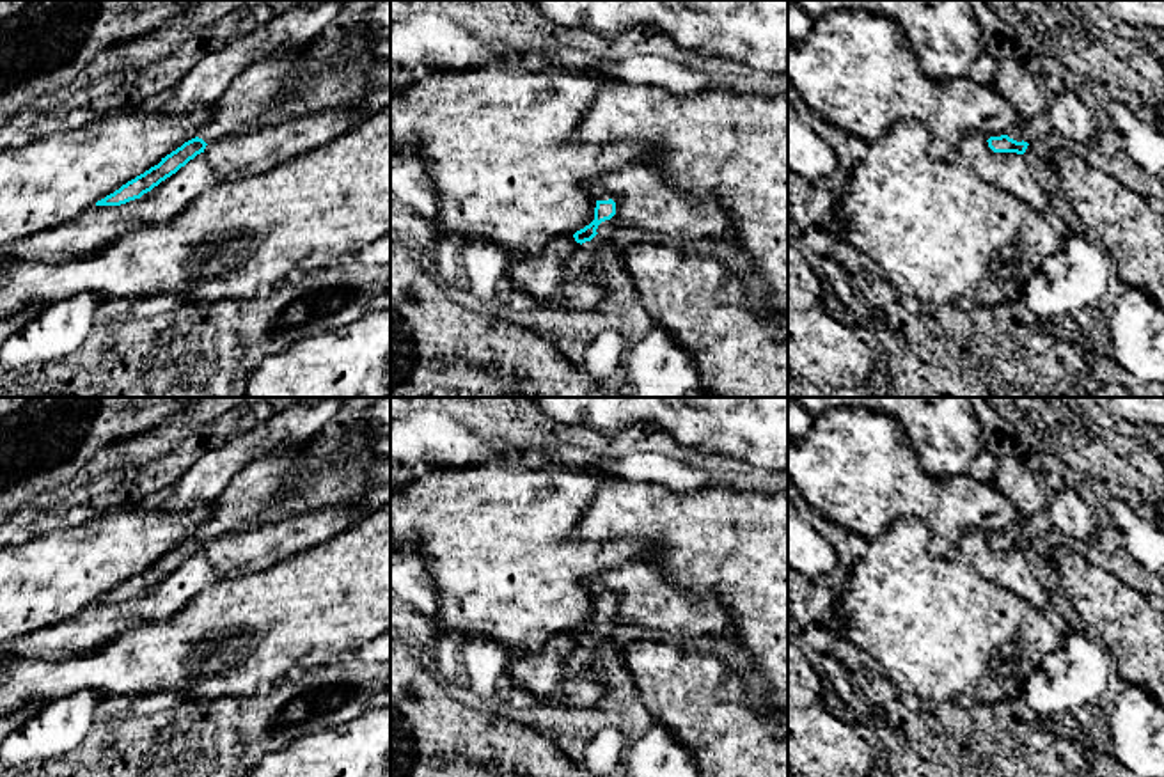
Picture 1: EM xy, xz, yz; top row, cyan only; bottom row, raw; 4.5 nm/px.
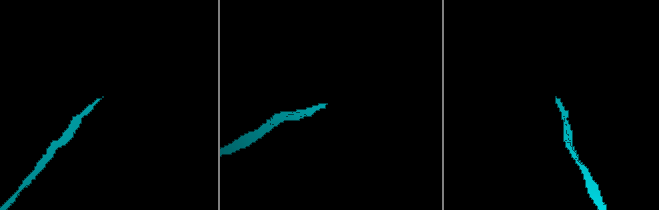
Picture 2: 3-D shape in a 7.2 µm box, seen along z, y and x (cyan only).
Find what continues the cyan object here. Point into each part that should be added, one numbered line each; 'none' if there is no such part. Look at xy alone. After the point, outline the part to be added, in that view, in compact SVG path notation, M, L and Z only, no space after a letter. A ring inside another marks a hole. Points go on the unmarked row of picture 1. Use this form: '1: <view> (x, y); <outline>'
1: xy (258, 485); M330 429L316 440L302 445L282 445L247 463L225 486L213 506L211 518L199 527L206 541L238 532L256 520L273 502L282 500L286 475L295 461L309 449L316 449L325 436L337 436Z

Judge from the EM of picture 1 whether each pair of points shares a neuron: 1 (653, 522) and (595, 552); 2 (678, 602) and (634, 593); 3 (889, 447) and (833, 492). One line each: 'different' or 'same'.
1: different
2: same
3: same

